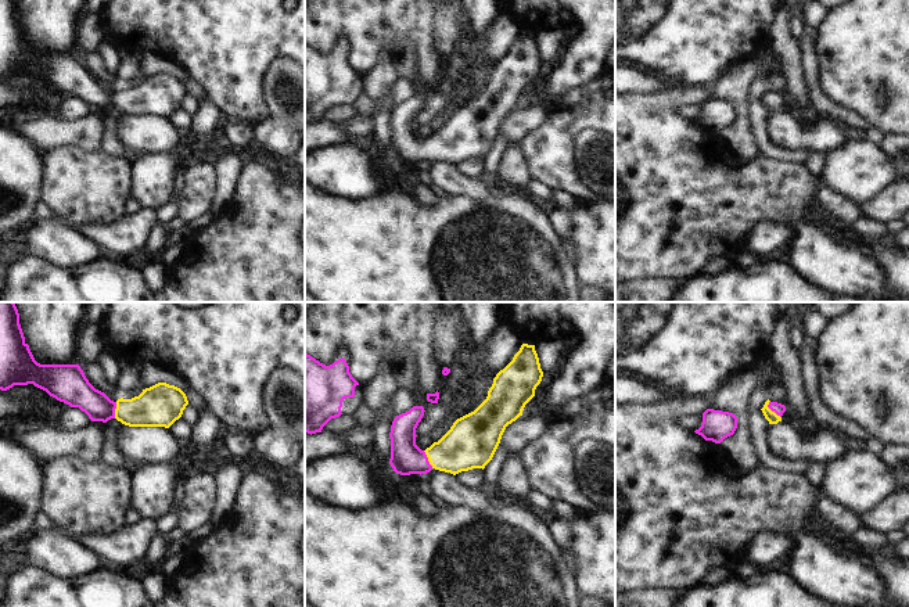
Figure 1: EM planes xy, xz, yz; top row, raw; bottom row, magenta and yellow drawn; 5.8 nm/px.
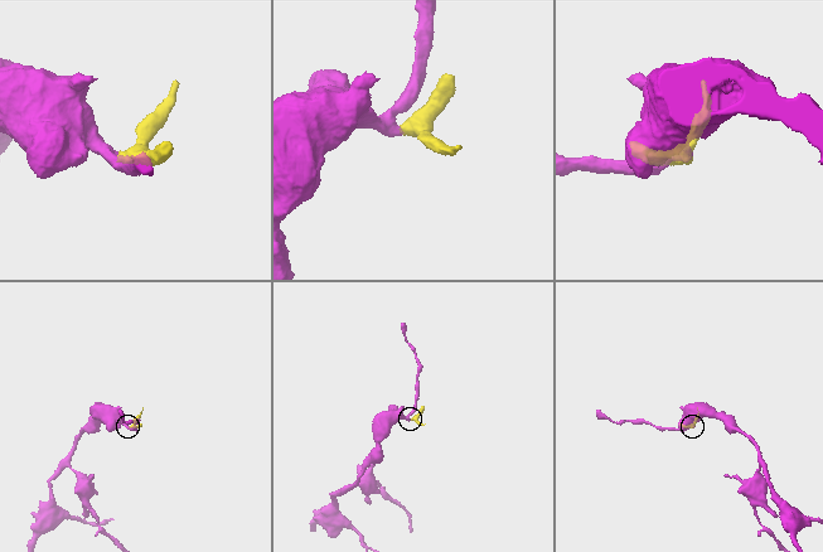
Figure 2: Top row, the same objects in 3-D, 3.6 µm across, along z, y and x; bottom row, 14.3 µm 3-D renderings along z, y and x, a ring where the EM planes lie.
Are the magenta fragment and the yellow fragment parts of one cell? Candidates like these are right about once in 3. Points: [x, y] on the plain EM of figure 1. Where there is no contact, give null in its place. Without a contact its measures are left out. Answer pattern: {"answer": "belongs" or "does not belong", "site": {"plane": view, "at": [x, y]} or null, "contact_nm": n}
{"answer": "belongs", "site": {"plane": "yz", "at": [772, 100]}, "contact_nm": 120}

